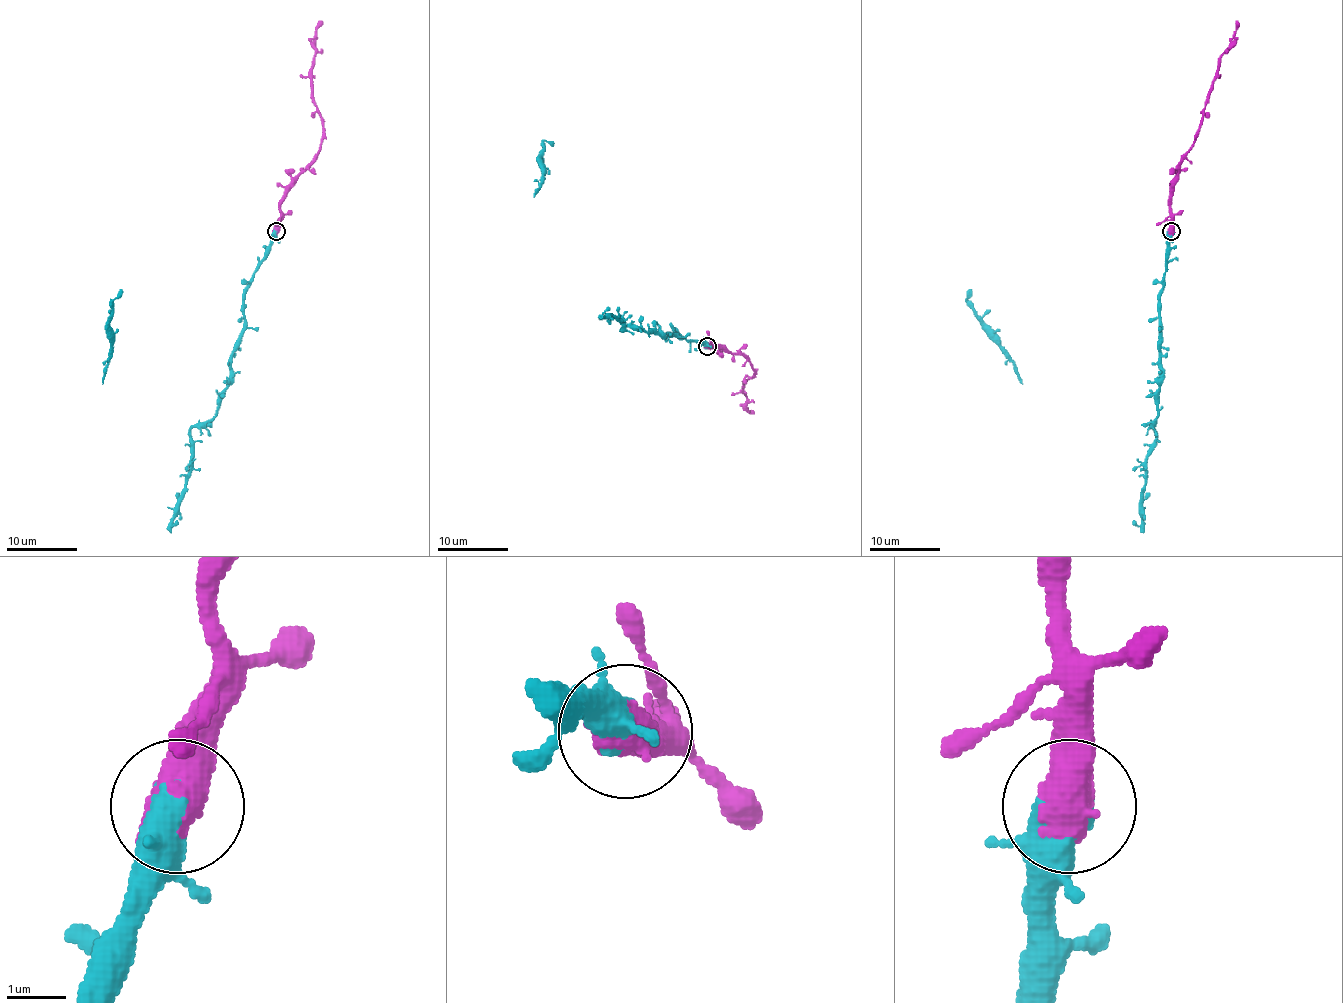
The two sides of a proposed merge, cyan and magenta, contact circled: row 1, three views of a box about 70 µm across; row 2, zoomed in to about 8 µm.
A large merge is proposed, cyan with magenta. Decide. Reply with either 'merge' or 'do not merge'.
merge

